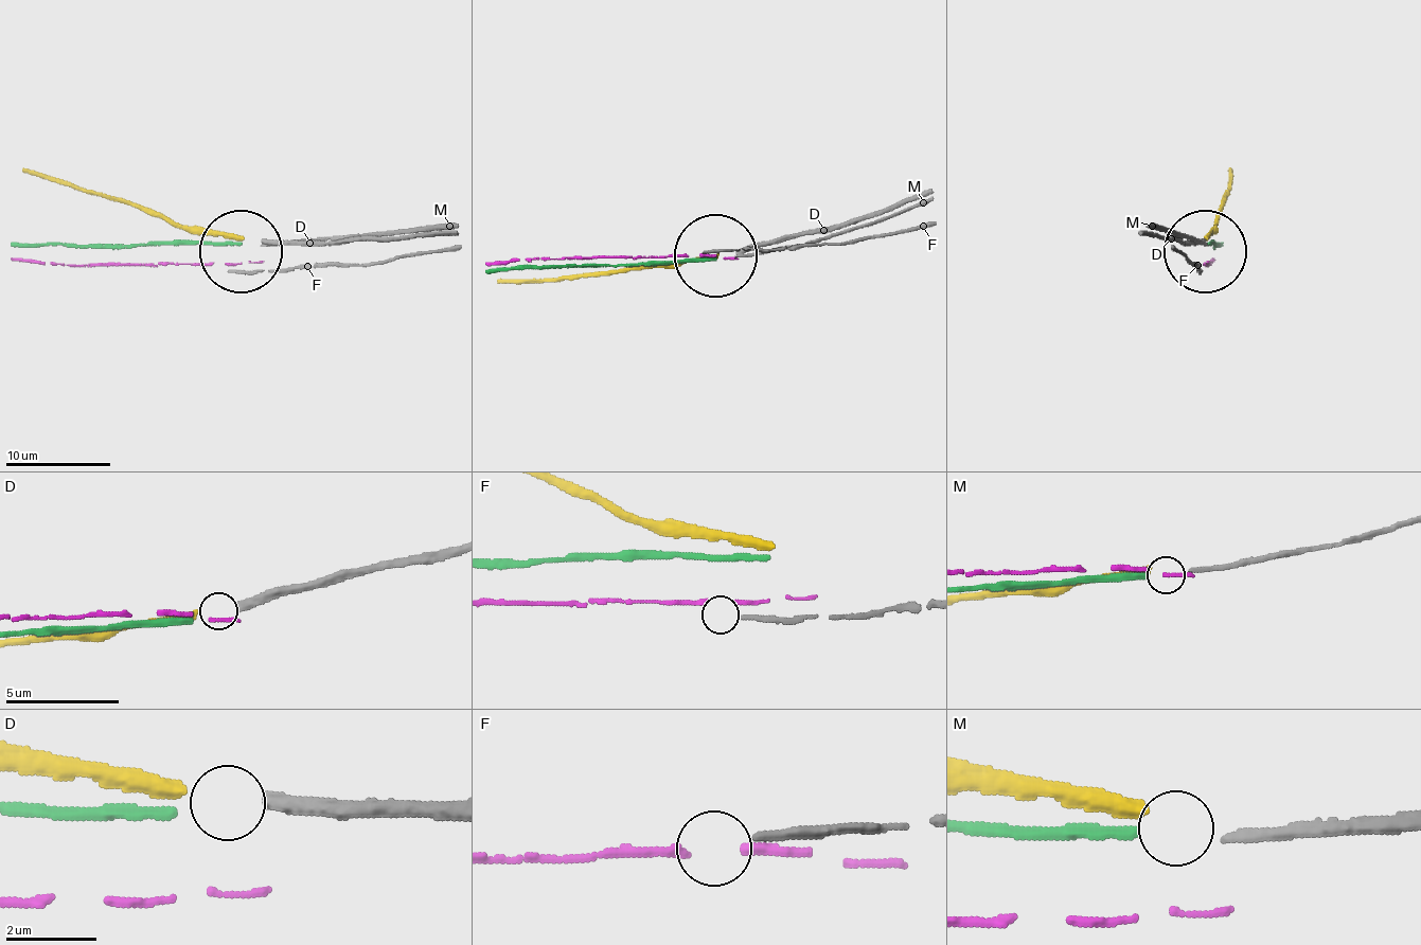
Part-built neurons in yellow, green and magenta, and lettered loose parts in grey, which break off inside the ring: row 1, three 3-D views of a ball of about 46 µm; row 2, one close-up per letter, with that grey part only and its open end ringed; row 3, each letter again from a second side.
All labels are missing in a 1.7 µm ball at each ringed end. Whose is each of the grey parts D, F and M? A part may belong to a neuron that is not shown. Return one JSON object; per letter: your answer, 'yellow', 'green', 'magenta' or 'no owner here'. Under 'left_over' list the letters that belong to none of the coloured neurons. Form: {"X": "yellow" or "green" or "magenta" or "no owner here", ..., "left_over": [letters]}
{"D": "yellow", "F": "no owner here", "M": "green", "left_over": ["F"]}

